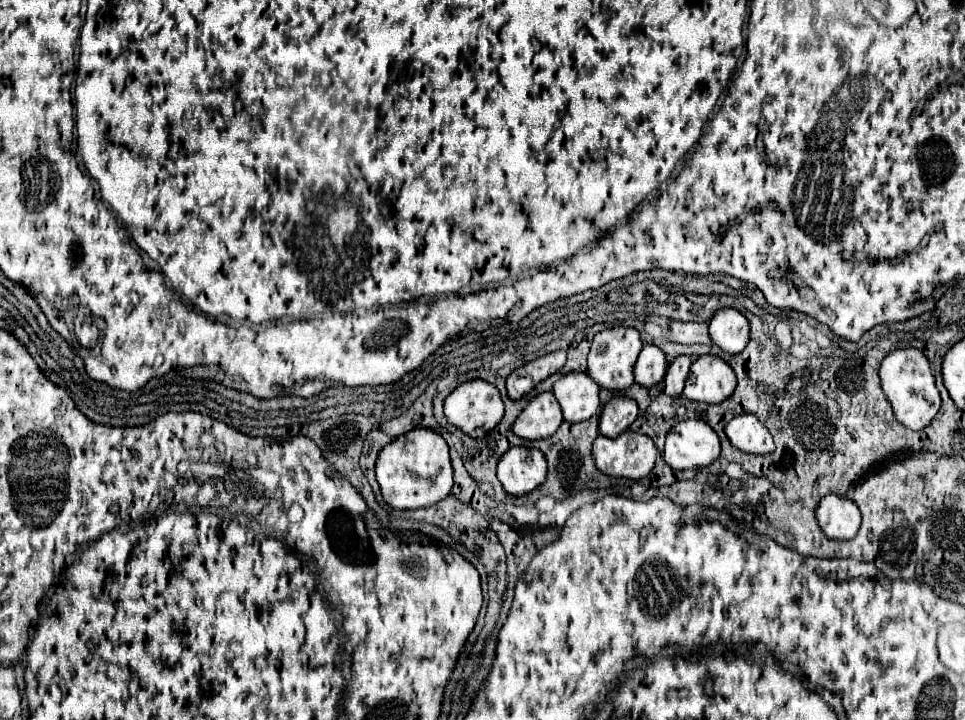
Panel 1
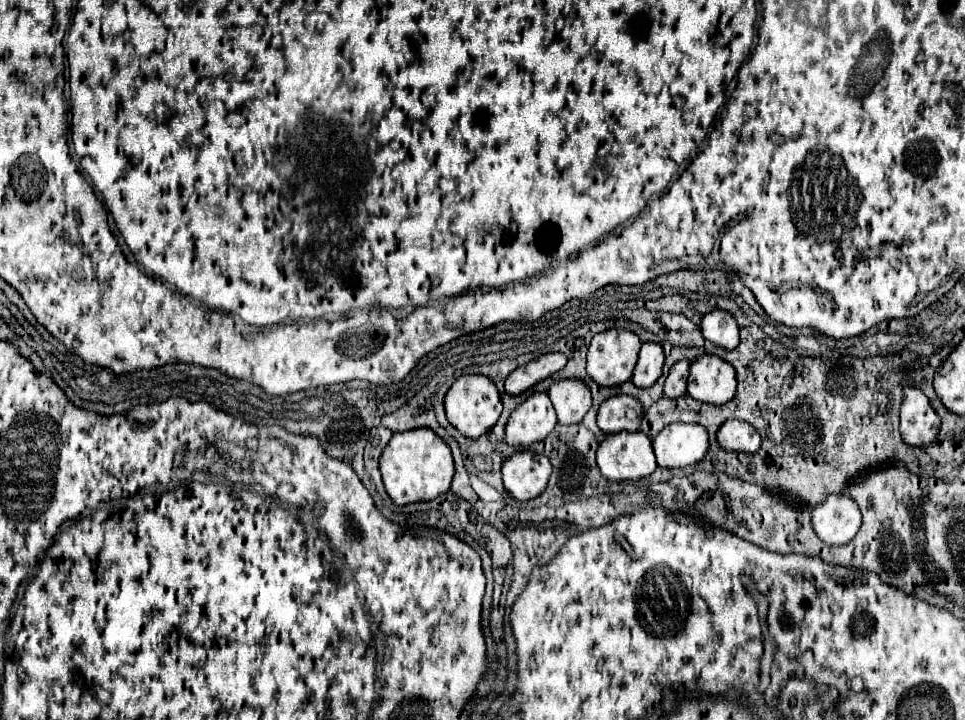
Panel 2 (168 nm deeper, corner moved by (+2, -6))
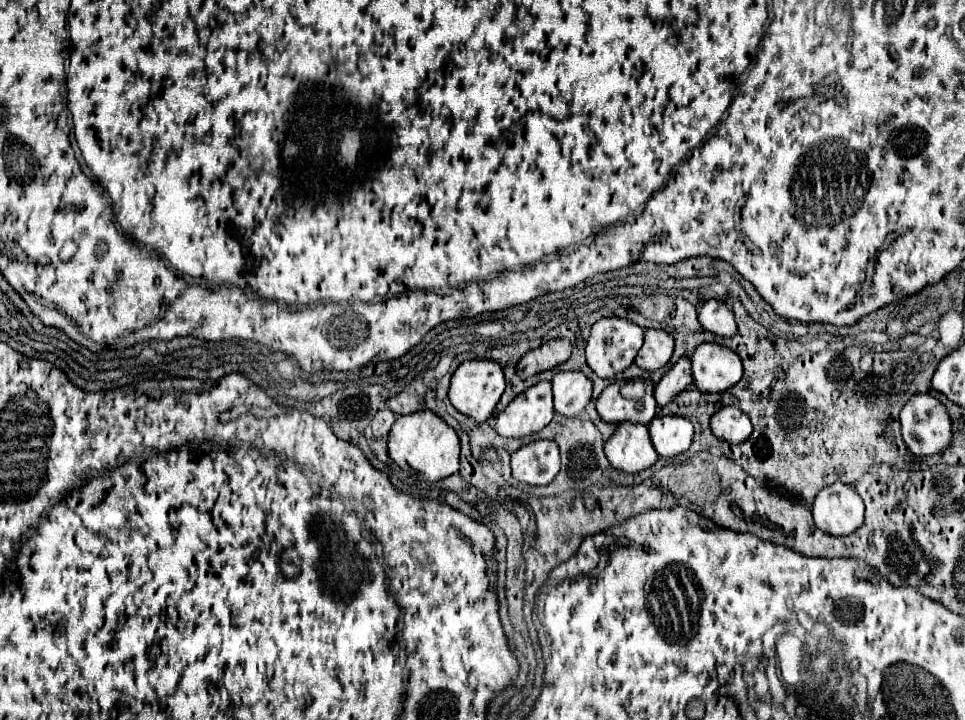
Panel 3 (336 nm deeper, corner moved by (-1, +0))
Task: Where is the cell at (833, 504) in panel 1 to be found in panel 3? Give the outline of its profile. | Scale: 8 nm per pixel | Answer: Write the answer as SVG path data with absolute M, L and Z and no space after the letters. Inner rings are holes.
M834 482L816 494L816 500L812 506L812 516L814 516L816 526L820 530L828 532L830 536L848 536L856 528L860 528L864 522L864 502L852 486L842 484L842 482Z

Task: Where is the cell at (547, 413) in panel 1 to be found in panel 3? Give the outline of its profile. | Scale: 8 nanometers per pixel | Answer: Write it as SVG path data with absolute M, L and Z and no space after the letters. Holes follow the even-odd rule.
M544 380L518 394L504 412L494 418L494 430L504 438L520 438L540 432L552 416L552 386Z

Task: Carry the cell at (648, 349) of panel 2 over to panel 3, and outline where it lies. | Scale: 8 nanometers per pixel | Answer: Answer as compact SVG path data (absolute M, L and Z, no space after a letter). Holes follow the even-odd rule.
M648 328L644 344L636 356L636 364L642 370L660 370L668 364L674 352L674 336L662 328Z

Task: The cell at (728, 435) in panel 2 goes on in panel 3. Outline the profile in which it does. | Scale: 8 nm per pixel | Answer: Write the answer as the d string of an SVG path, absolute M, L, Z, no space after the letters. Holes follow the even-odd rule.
M738 406L720 408L710 418L710 428L716 438L726 440L730 444L740 444L752 434L752 422Z

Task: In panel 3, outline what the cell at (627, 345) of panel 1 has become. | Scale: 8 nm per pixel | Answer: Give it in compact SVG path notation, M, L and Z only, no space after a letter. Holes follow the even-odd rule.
M610 316L610 318L600 318L590 332L588 338L588 346L586 346L586 360L588 366L592 368L594 374L598 374L600 378L612 378L618 372L624 372L636 358L640 346L644 340L644 330L626 320L626 318L618 318L618 316Z

